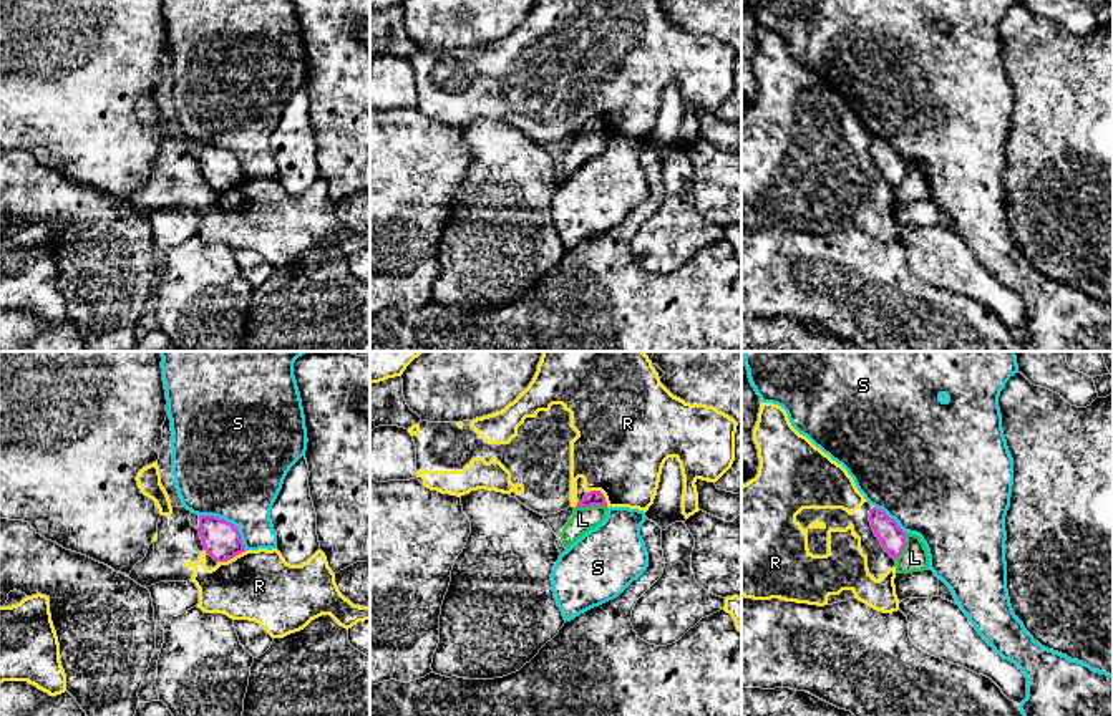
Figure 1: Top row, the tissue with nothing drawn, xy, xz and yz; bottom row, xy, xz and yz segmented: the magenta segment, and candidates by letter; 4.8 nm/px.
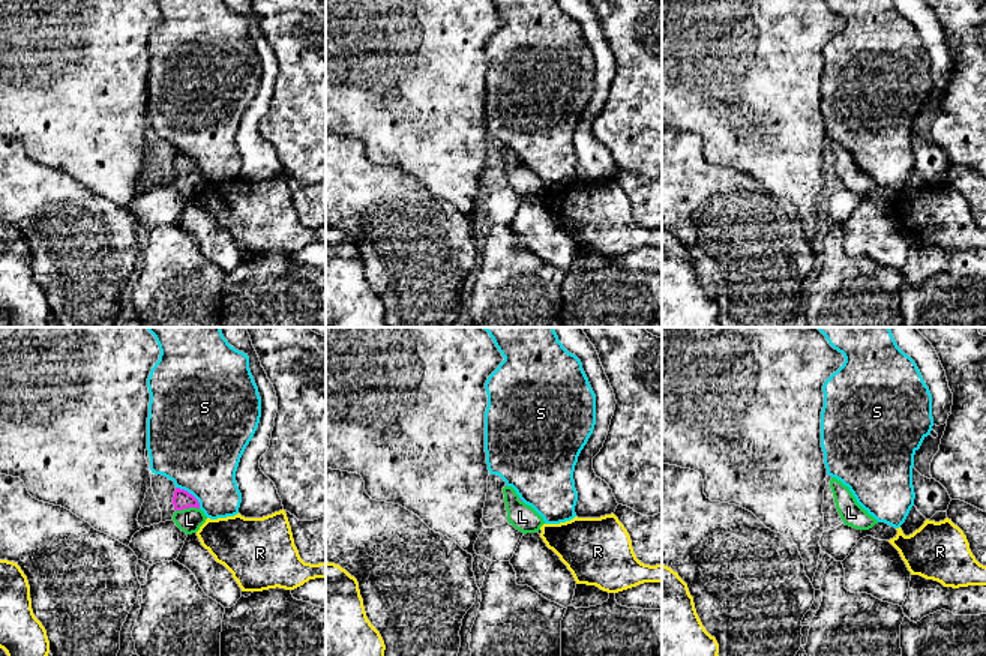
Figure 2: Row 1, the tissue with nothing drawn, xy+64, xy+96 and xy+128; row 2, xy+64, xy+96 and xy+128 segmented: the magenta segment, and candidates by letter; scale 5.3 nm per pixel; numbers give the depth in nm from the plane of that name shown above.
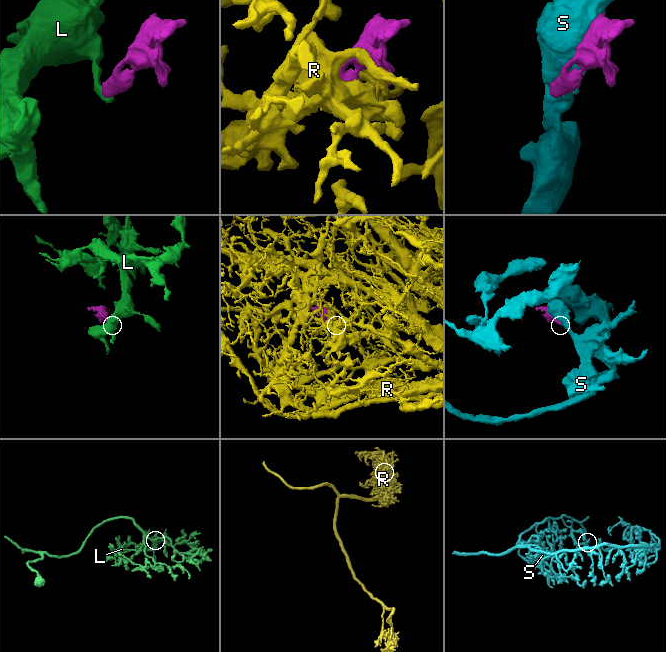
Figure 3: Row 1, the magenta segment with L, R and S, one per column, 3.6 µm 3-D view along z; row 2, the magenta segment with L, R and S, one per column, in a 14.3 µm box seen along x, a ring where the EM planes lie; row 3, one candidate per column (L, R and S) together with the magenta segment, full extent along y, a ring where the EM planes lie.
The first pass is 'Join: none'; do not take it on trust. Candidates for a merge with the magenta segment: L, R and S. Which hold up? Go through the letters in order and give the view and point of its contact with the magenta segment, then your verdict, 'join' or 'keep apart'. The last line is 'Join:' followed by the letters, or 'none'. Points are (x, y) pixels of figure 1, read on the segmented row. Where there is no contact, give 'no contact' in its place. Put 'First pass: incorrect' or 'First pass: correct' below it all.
L: contact xz (591, 504); keep apart
R: contact xy (231, 557); keep apart
S: contact xy (229, 522); keep apart
Join: none
First pass: correct

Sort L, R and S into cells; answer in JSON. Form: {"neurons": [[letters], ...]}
{"neurons": [["L"], ["R"], ["S"]]}

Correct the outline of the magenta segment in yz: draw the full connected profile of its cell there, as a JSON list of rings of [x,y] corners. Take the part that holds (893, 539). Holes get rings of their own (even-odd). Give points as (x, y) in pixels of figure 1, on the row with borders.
[[[877,507],[869,510],[869,522],[882,549],[896,560],[906,547],[906,532]]]

